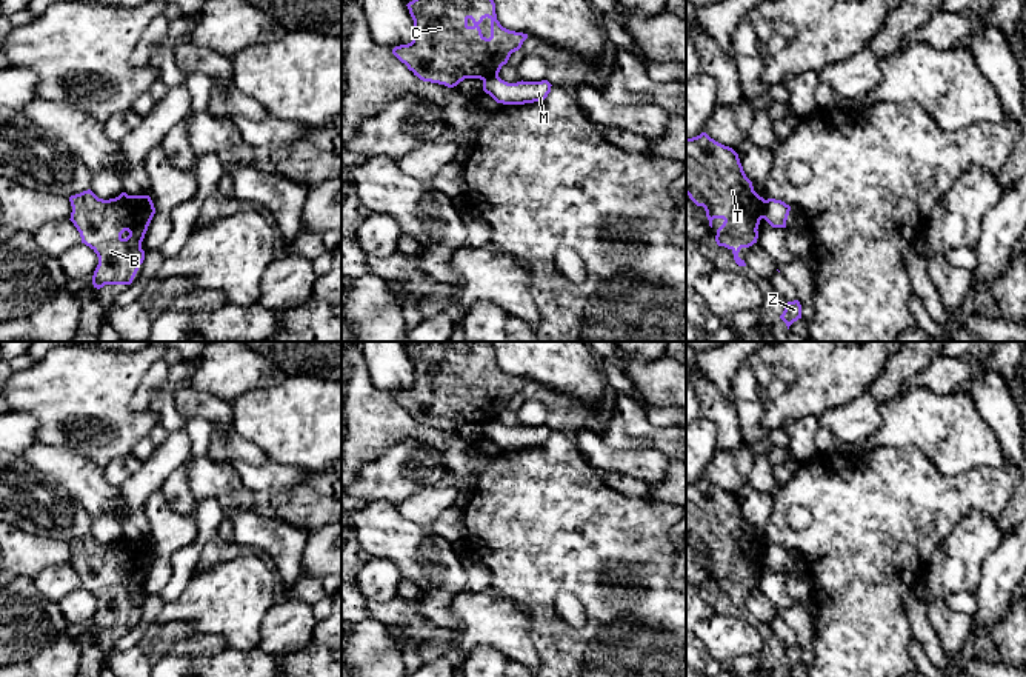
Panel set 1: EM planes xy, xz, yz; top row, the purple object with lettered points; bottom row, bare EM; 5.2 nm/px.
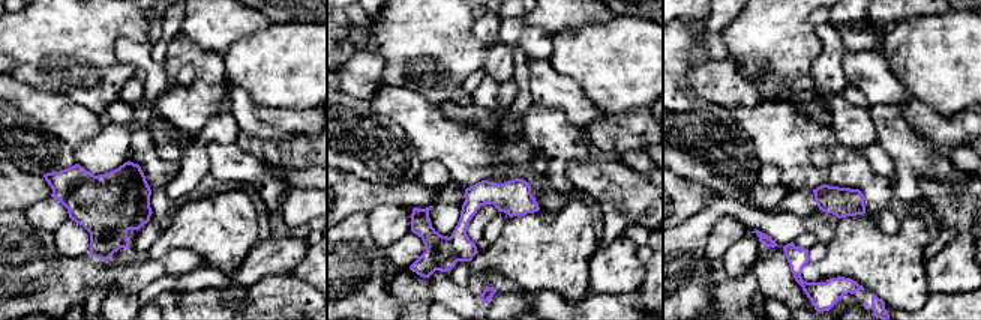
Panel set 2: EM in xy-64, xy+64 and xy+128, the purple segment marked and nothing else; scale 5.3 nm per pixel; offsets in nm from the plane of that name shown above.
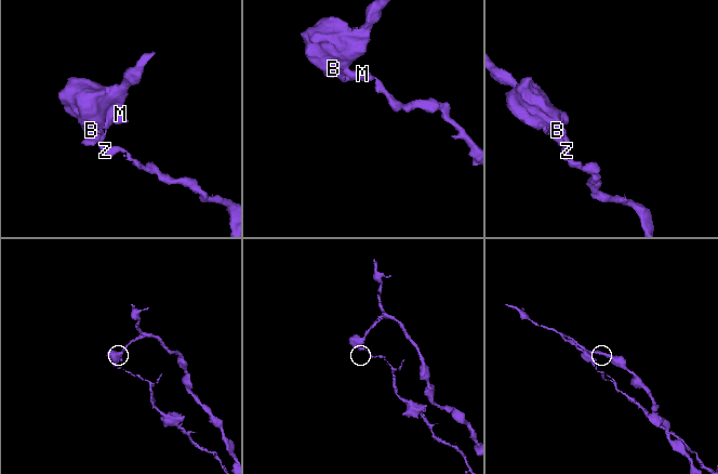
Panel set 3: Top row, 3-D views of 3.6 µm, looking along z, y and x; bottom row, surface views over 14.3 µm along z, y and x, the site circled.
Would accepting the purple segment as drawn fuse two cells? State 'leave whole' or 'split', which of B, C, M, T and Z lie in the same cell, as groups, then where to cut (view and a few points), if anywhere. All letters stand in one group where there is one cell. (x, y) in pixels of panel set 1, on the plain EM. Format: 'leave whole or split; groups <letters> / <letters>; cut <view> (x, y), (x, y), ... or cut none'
split; groups B C T / M Z; cut xy (153, 548), (136, 568), (128, 585), (128, 597), (137, 611)

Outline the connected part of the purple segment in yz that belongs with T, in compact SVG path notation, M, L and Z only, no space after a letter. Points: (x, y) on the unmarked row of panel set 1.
M706 477L686 483L686 539L705 552L711 572L714 563L725 565L715 586L732 595L738 611L746 611L738 597L757 588L766 545L754 535L738 499Z

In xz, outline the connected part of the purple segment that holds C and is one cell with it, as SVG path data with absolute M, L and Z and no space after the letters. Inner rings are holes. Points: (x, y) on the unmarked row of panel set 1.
M415 342L406 351L414 365L414 383L395 391L392 399L423 426L454 432L465 423L495 422L528 383L528 379L500 369L492 342ZM486 362L491 365L489 383L478 371Z

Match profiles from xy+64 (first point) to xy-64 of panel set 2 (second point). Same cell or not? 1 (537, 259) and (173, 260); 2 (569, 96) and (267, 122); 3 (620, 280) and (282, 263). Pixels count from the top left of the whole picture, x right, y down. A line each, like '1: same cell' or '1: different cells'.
1: different cells
2: same cell
3: same cell

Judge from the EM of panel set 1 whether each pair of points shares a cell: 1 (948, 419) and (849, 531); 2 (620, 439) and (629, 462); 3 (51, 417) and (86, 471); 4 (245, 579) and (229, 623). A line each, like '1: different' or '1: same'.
1: different
2: different
3: different
4: same

